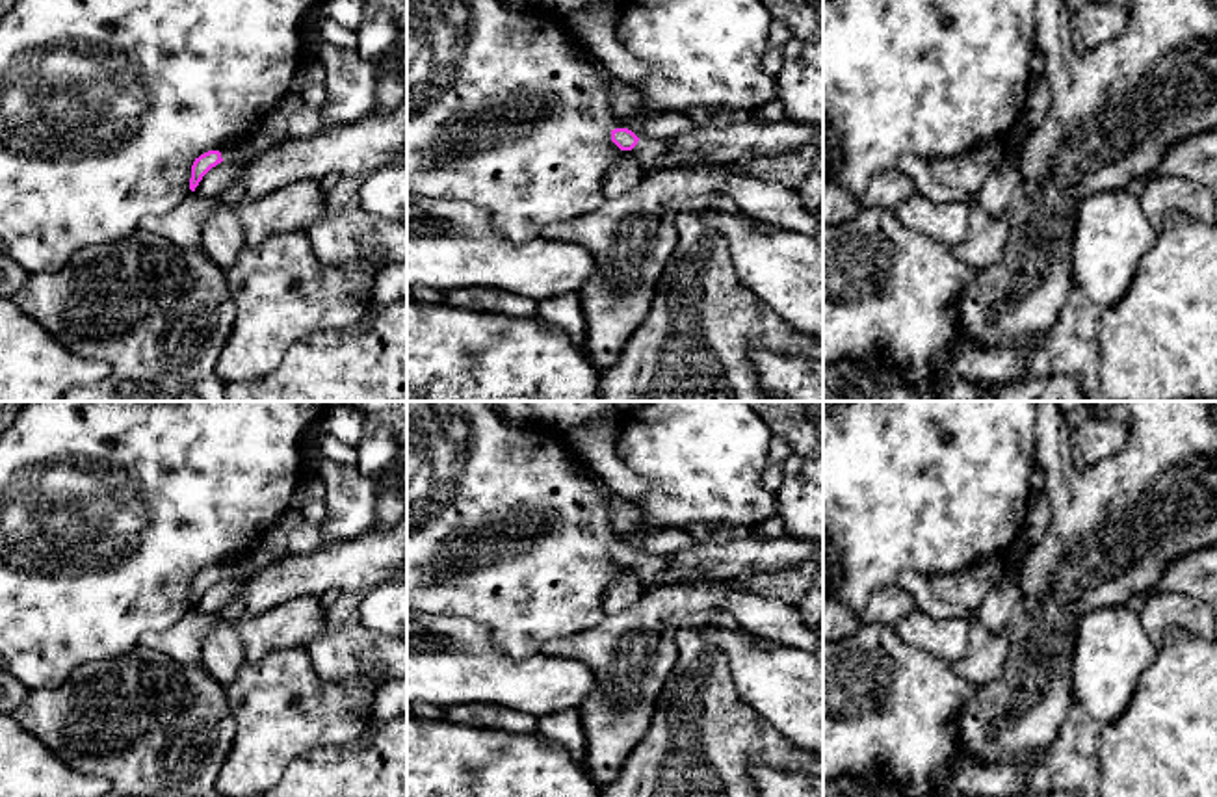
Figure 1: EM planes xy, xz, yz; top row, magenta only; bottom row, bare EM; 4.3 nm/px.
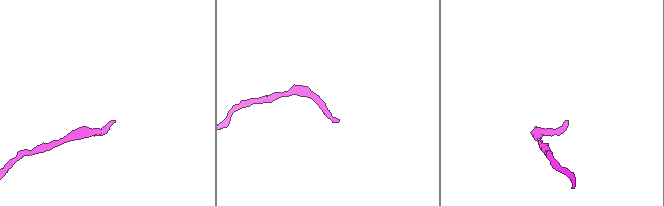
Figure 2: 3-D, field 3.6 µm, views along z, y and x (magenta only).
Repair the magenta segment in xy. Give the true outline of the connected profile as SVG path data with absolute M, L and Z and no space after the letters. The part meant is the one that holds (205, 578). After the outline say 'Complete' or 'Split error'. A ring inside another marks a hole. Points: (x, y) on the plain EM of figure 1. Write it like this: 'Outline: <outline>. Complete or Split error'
Outline: M262 537L245 554L223 563L221 567L208 567L195 574L191 581L190 606L195 608L203 593L221 578L249 578L275 561L269 539Z. Split error

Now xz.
Outline: M615 544L611 546L611 557L621 567L634 567L639 574L641 589L654 589L660 587L667 568L669 568L669 555L645 555L637 554L628 544Z. Split error

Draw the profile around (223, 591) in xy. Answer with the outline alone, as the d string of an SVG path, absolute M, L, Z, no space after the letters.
M247 578L217 580L203 593L199 602L195 604L195 609L203 613L219 613L227 604L230 604L238 596L245 581Z

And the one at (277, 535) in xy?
M290 507L286 515L269 529L268 539L271 552L275 555L275 561L282 561L286 557L288 548L288 535L297 528L297 524L303 520L301 509Z

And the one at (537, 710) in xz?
M407 613L407 704L481 702L539 719L570 708L578 710L593 689L595 676L582 661L550 658L543 652L517 661L494 645L487 626L468 617Z

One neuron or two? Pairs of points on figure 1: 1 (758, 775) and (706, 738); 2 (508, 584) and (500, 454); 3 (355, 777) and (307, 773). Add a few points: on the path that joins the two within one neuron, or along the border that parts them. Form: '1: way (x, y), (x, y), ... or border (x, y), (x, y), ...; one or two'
1: border (749, 770), (768, 766), (794, 773); two
2: way (536, 552), (554, 534), (558, 519), (524, 485); one
3: way (344, 777), (318, 777); one

